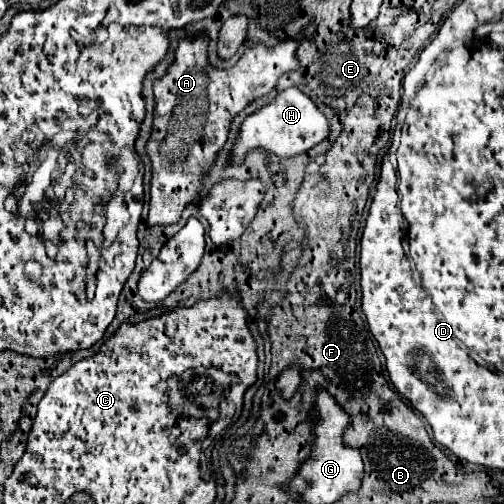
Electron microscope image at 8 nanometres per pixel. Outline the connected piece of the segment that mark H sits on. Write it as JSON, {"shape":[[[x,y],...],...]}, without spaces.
{"shape":[[[286,88],[268,106],[264,106],[262,110],[244,118],[240,136],[232,150],[232,162],[234,164],[242,162],[246,152],[252,148],[258,148],[258,146],[266,148],[278,156],[290,158],[290,156],[310,150],[312,146],[322,142],[326,136],[328,136],[328,120],[324,118],[324,114],[298,88]]]}

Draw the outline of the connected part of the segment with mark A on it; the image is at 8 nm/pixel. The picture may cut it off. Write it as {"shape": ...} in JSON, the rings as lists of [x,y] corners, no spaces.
{"shape":[[[208,32],[182,36],[174,52],[174,62],[164,78],[154,82],[154,124],[150,140],[146,142],[146,154],[152,162],[150,180],[150,212],[146,224],[170,226],[180,220],[182,210],[190,202],[198,202],[198,210],[210,222],[210,238],[216,246],[226,246],[240,238],[252,222],[252,198],[264,200],[266,186],[260,178],[240,180],[250,182],[250,192],[238,194],[226,180],[216,182],[212,188],[204,188],[206,170],[214,166],[218,152],[224,148],[230,124],[238,112],[242,112],[252,100],[272,92],[282,74],[296,70],[298,42],[284,38],[276,46],[264,46],[262,42],[246,48],[234,68],[216,70],[208,62]]]}

